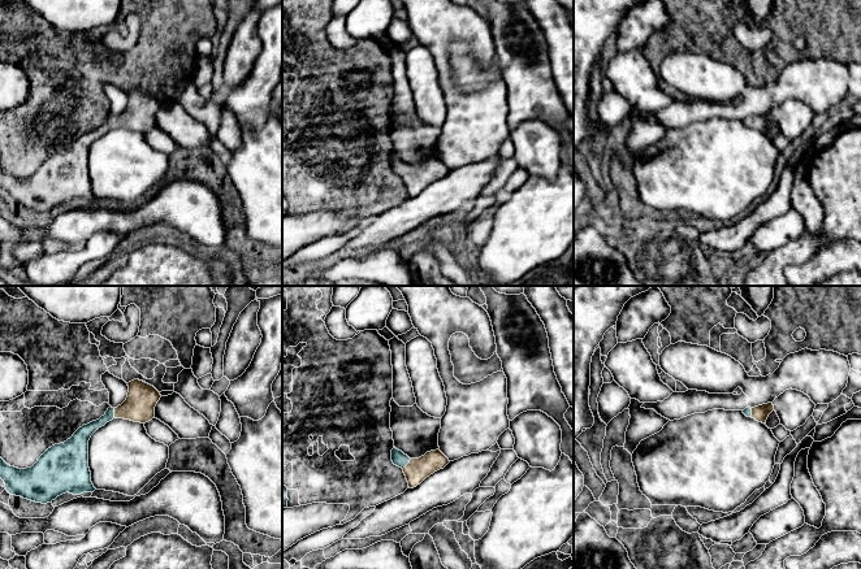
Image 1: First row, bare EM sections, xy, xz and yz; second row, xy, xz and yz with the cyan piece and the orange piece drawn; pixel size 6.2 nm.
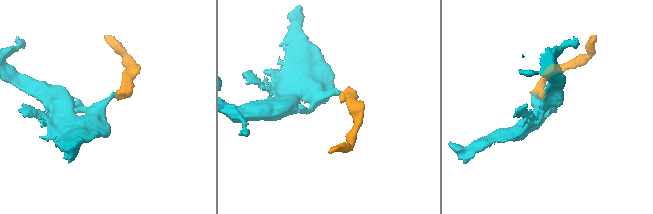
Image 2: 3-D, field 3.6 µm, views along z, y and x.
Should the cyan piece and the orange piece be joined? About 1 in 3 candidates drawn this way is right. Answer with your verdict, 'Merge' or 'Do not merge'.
Merge

